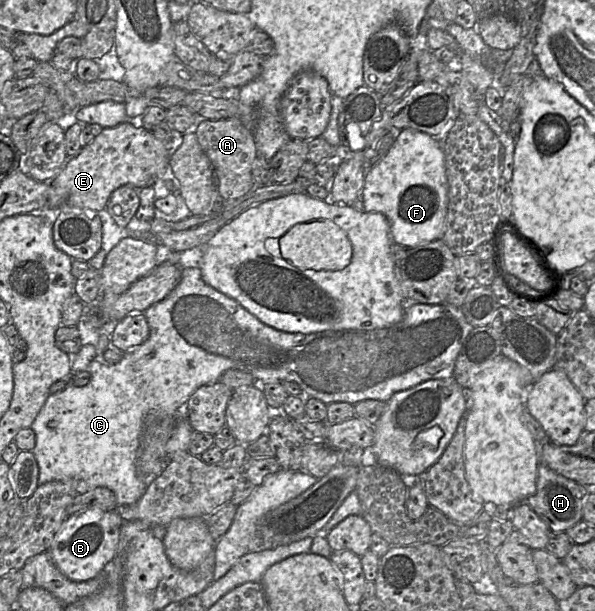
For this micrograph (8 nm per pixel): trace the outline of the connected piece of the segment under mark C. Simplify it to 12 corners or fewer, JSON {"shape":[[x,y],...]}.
{"shape":[[182,269],[144,343],[48,396],[39,485],[134,504],[150,416],[225,371],[326,405],[453,378],[474,328],[287,333]]}

